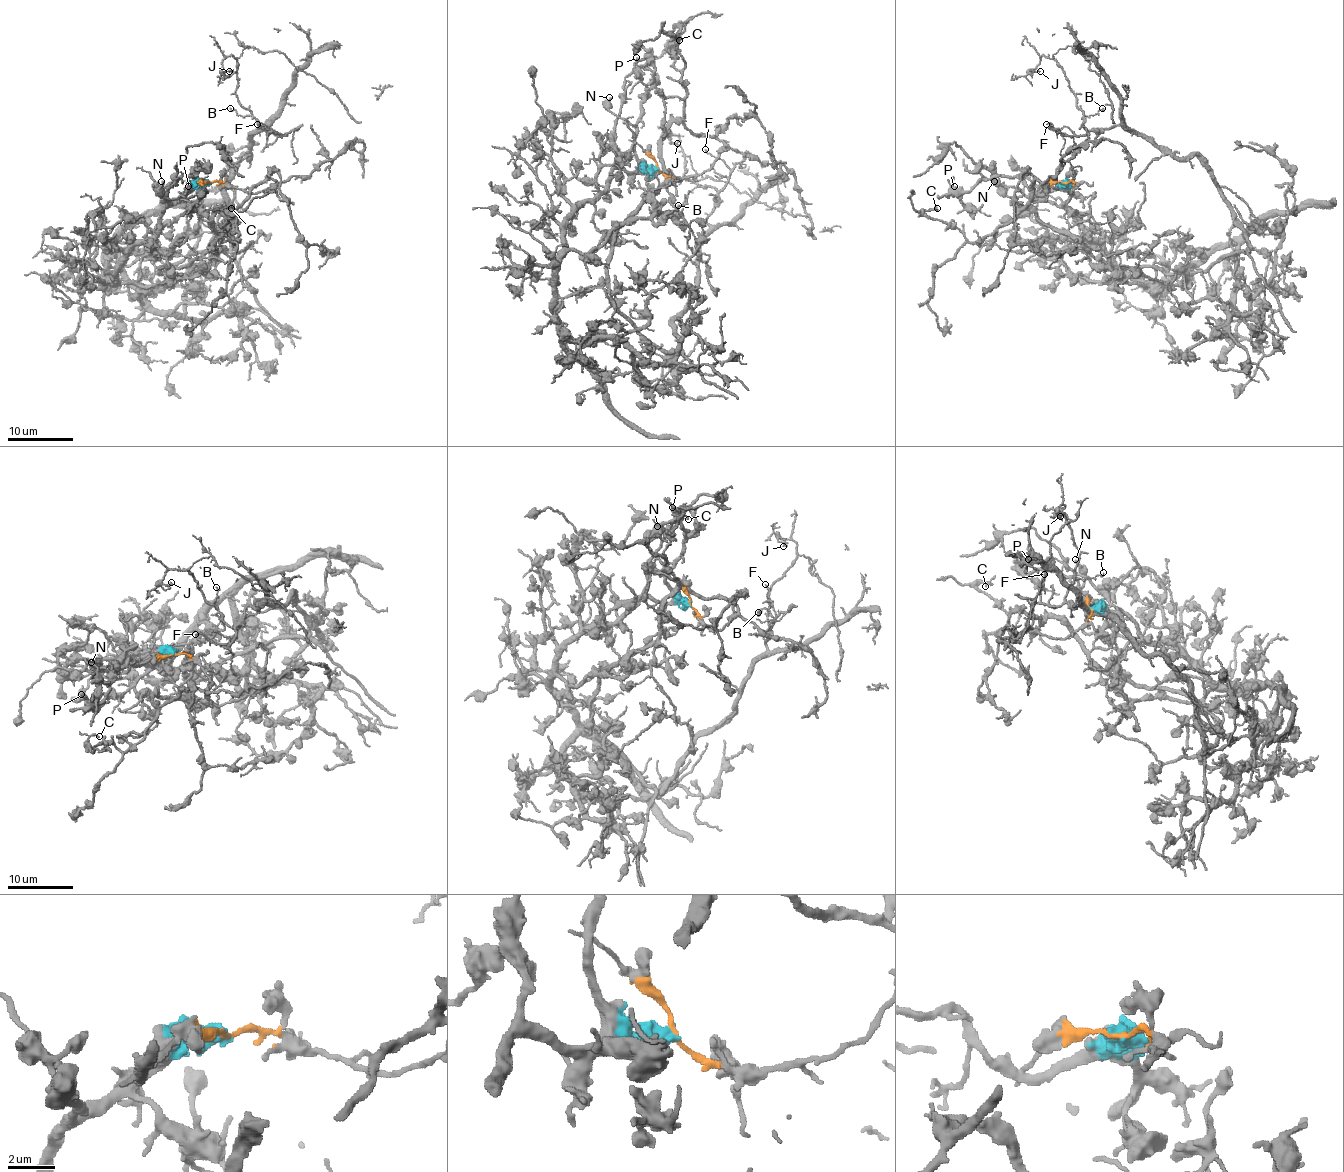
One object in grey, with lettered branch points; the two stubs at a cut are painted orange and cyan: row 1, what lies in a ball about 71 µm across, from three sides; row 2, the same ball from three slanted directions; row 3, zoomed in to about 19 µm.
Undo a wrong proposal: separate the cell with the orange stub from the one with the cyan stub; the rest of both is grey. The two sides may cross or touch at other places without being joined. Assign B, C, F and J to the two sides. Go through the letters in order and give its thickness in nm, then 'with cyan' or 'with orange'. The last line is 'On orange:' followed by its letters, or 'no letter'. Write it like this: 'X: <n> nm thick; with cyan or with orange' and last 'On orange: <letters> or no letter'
B: 120 nm thick; with orange
C: 150 nm thick; with orange
F: 130 nm thick; with orange
J: 140 nm thick; with orange
On orange: B, C, F, J

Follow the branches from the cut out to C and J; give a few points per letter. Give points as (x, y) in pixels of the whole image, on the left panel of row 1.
C: (209, 182), (256, 193), (276, 184), (258, 184), (237, 208), (233, 242), (222, 210), (232, 208)
J: (209, 182), (276, 184), (159, 273), (229, 245), (225, 184), (269, 130), (229, 55), (229, 71)

